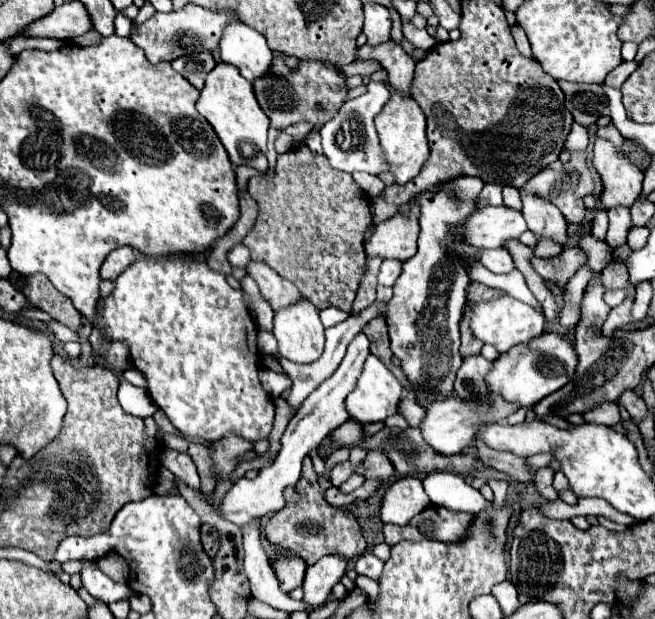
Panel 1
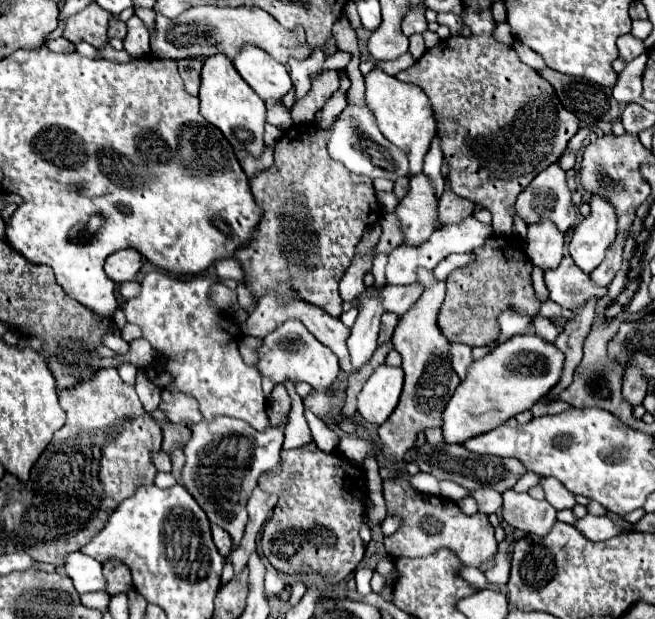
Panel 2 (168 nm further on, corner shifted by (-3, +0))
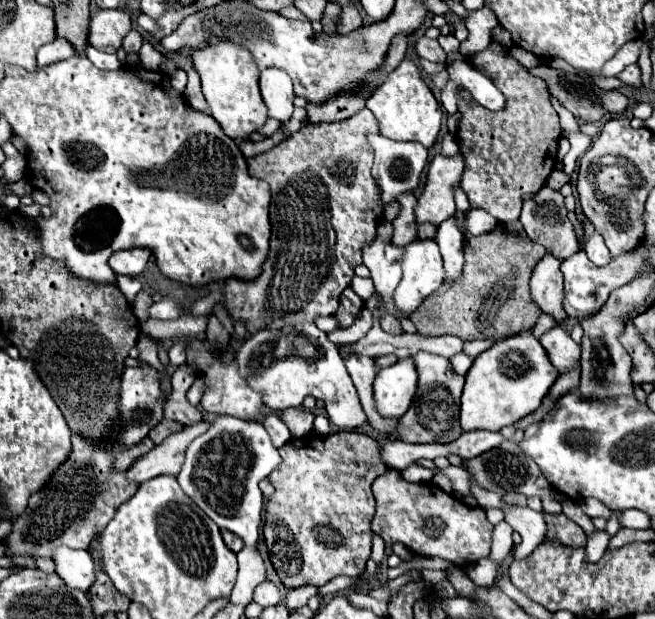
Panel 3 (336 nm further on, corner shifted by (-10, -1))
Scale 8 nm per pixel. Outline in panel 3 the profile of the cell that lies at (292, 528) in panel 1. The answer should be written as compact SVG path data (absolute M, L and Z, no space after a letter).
M340 431L334 435L306 435L300 439L290 439L278 449L282 465L270 473L274 485L274 495L266 503L264 513L264 539L268 545L270 561L286 589L296 589L302 585L322 587L338 575L358 577L366 569L372 549L370 521L374 517L376 501L370 485L376 477L390 467L382 461L378 453L378 441L362 433Z

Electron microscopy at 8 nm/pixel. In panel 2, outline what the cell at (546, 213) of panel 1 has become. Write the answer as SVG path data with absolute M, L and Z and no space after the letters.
M543 220L541 224L529 224L525 252L535 266L541 266L543 270L555 268L563 258L563 244L565 234L559 232L559 228L555 228L555 224L549 220Z

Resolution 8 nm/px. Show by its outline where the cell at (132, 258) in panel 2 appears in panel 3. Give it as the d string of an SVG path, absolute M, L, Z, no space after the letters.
M134 247L134 249L116 251L110 257L110 267L114 269L114 273L136 277L136 275L140 275L144 271L150 255L152 255L152 251L146 249L146 247Z

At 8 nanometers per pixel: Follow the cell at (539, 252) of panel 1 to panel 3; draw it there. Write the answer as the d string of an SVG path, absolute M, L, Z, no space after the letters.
M542 313L536 325L532 328L531 333L536 339L539 339L543 333L554 327L556 324L557 323L552 316Z

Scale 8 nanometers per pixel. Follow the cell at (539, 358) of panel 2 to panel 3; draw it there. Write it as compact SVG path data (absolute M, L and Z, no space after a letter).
M530 333L514 335L496 341L490 349L480 353L466 373L466 385L462 393L460 425L464 431L486 429L500 431L506 425L514 425L534 409L538 409L542 397L556 381L558 371L546 357L540 341Z

